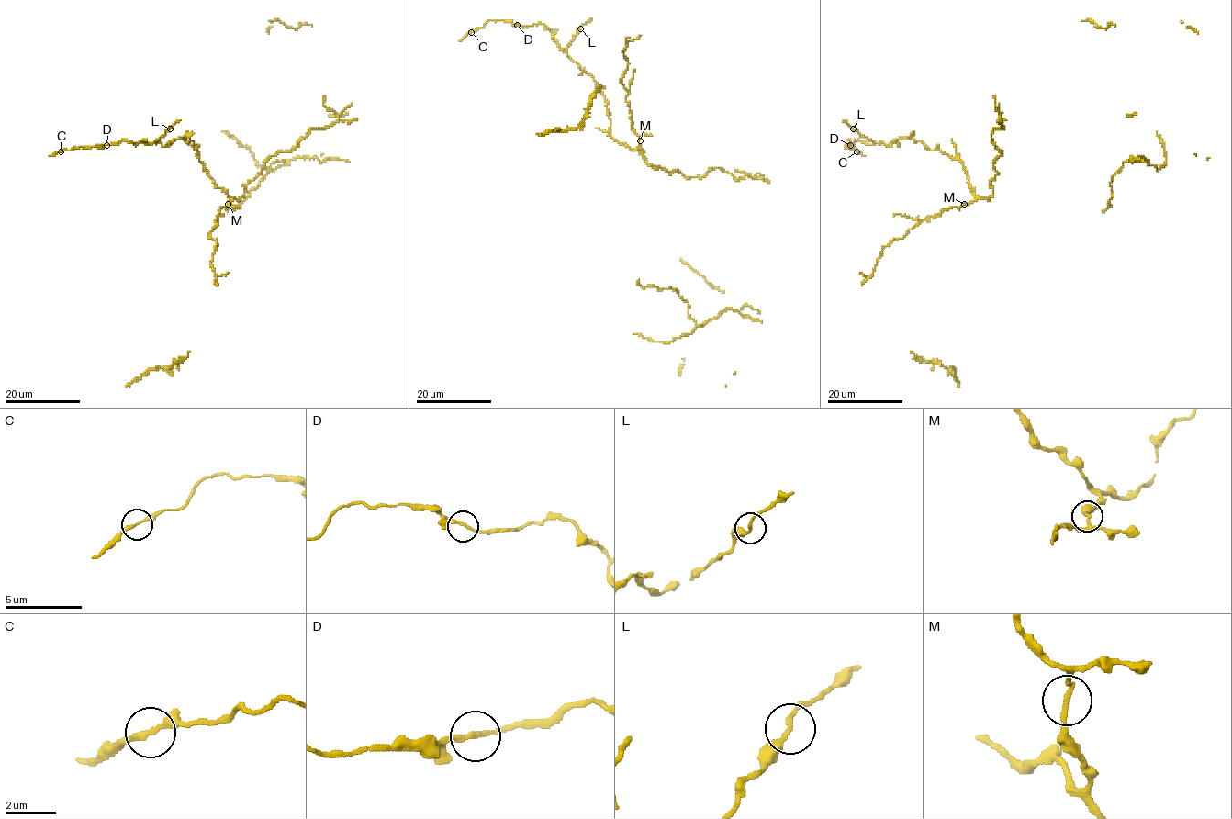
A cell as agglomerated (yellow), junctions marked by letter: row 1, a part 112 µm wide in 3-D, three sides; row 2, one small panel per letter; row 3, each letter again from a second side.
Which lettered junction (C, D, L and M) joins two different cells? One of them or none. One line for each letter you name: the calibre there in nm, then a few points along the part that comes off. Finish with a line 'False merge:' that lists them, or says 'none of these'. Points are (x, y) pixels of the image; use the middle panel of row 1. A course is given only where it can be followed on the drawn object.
False merge: none of these

